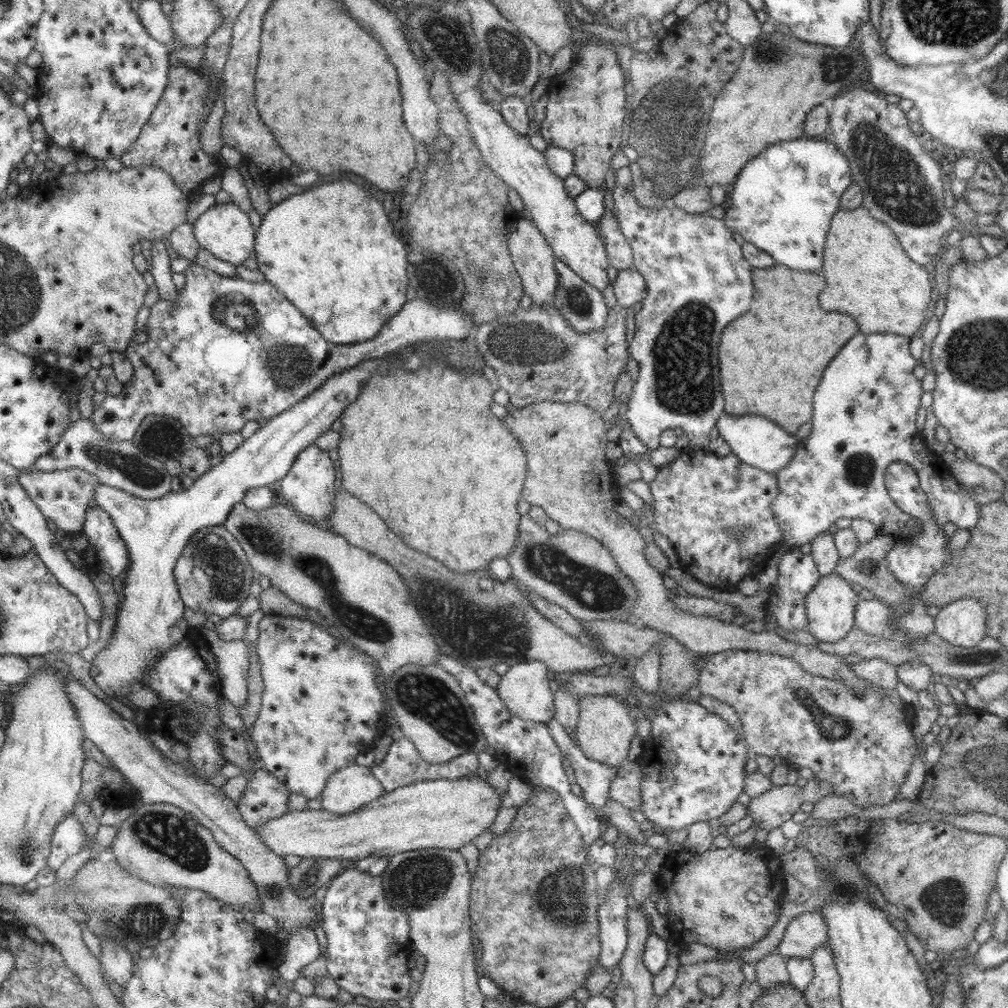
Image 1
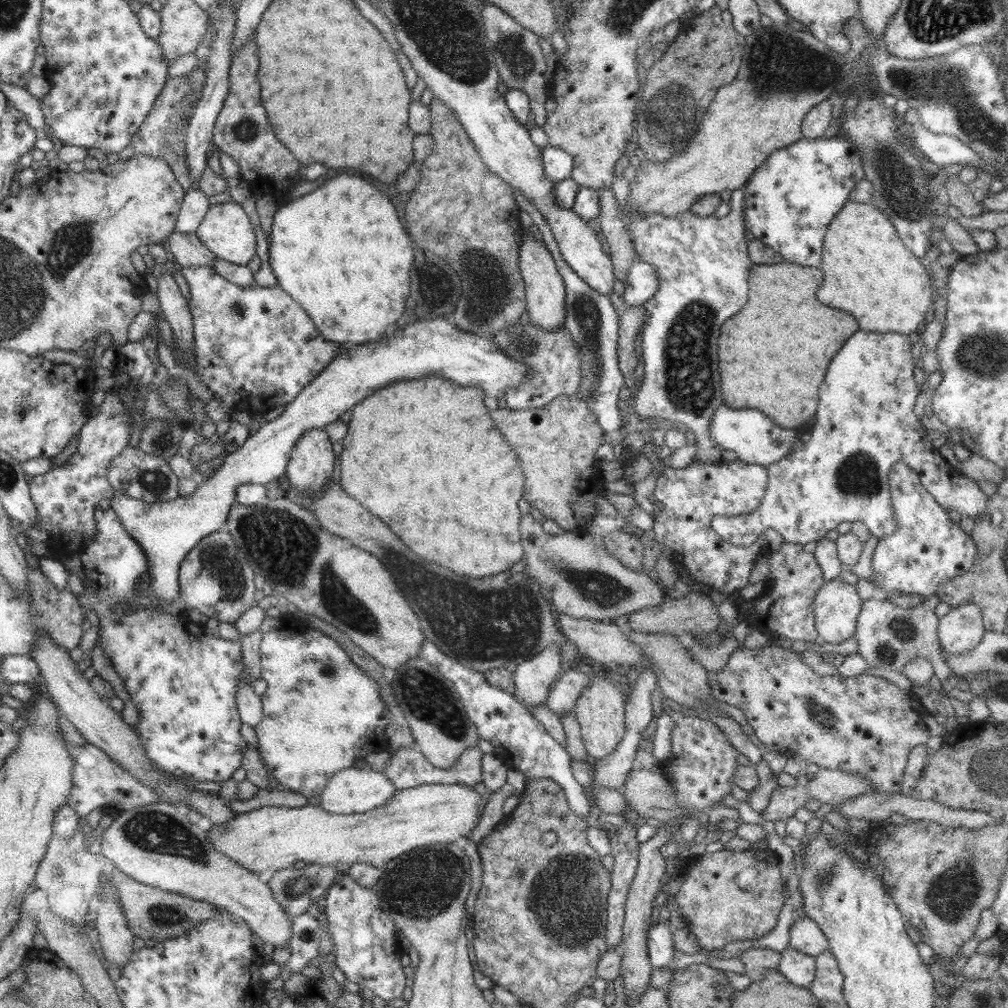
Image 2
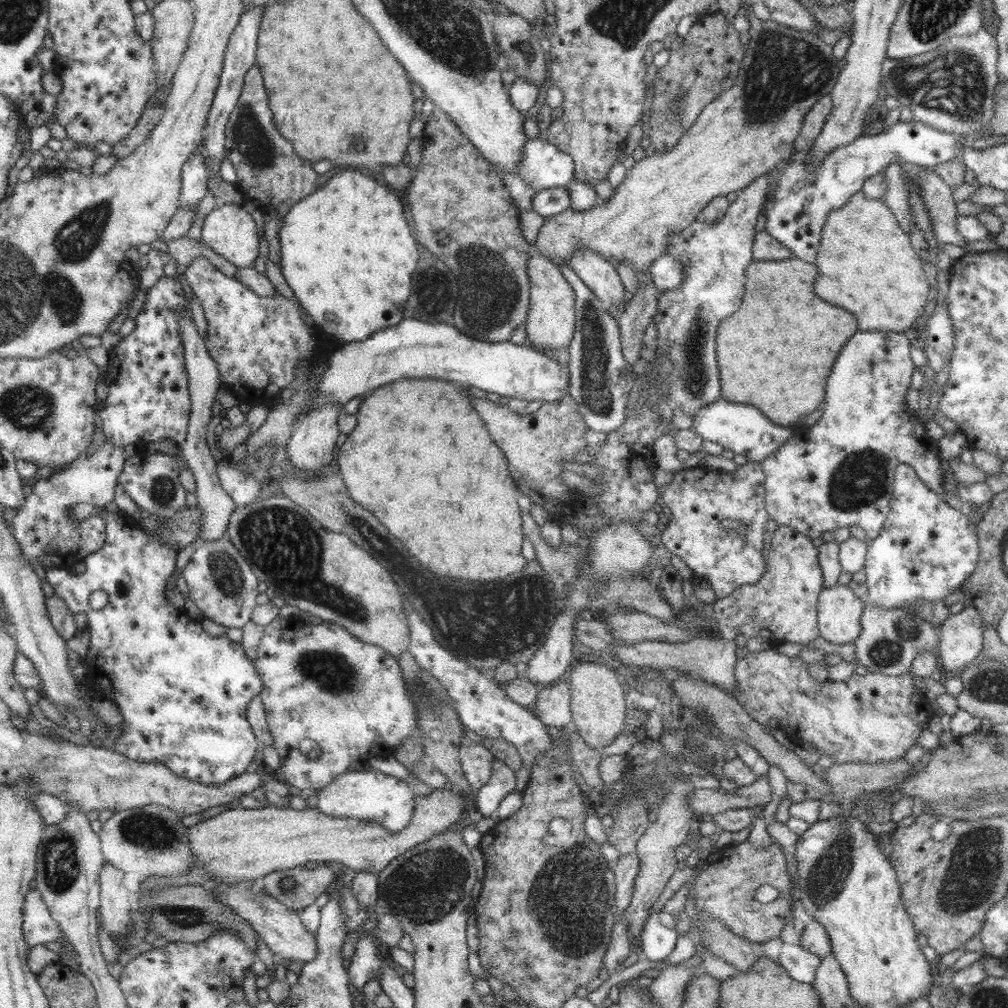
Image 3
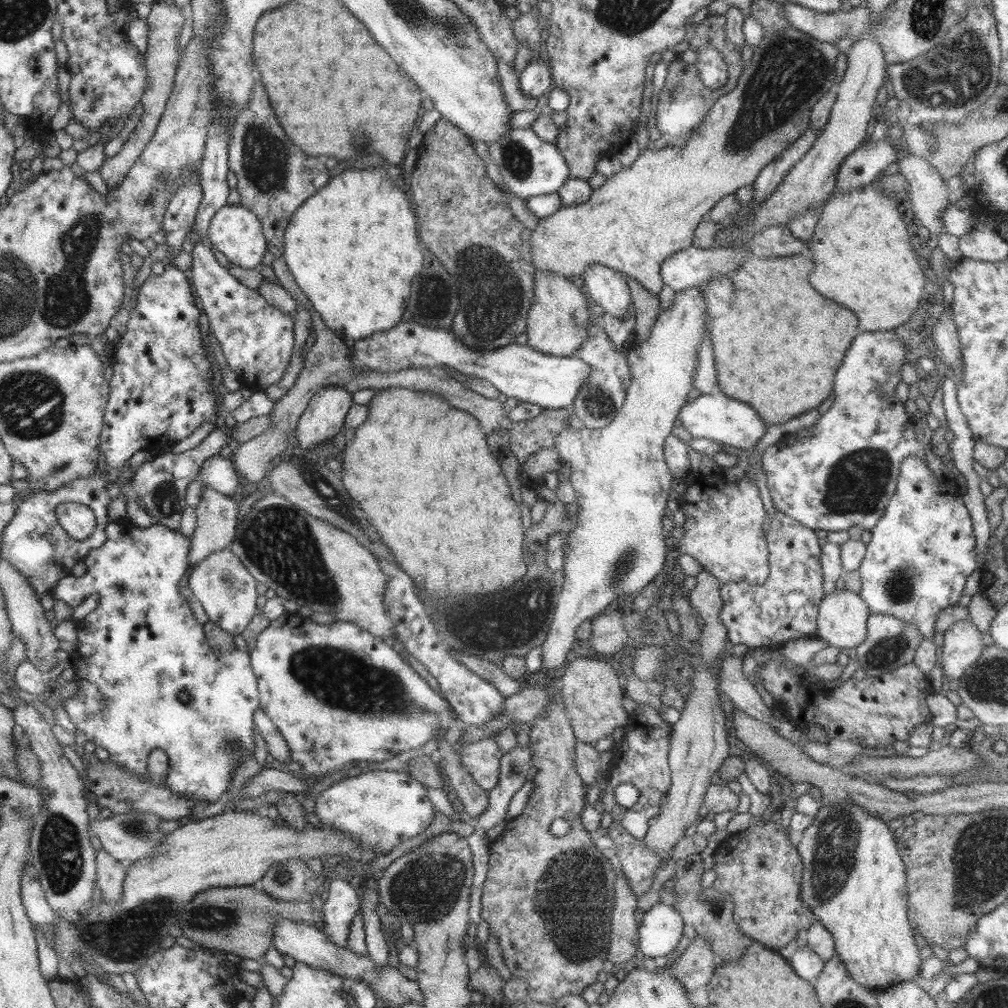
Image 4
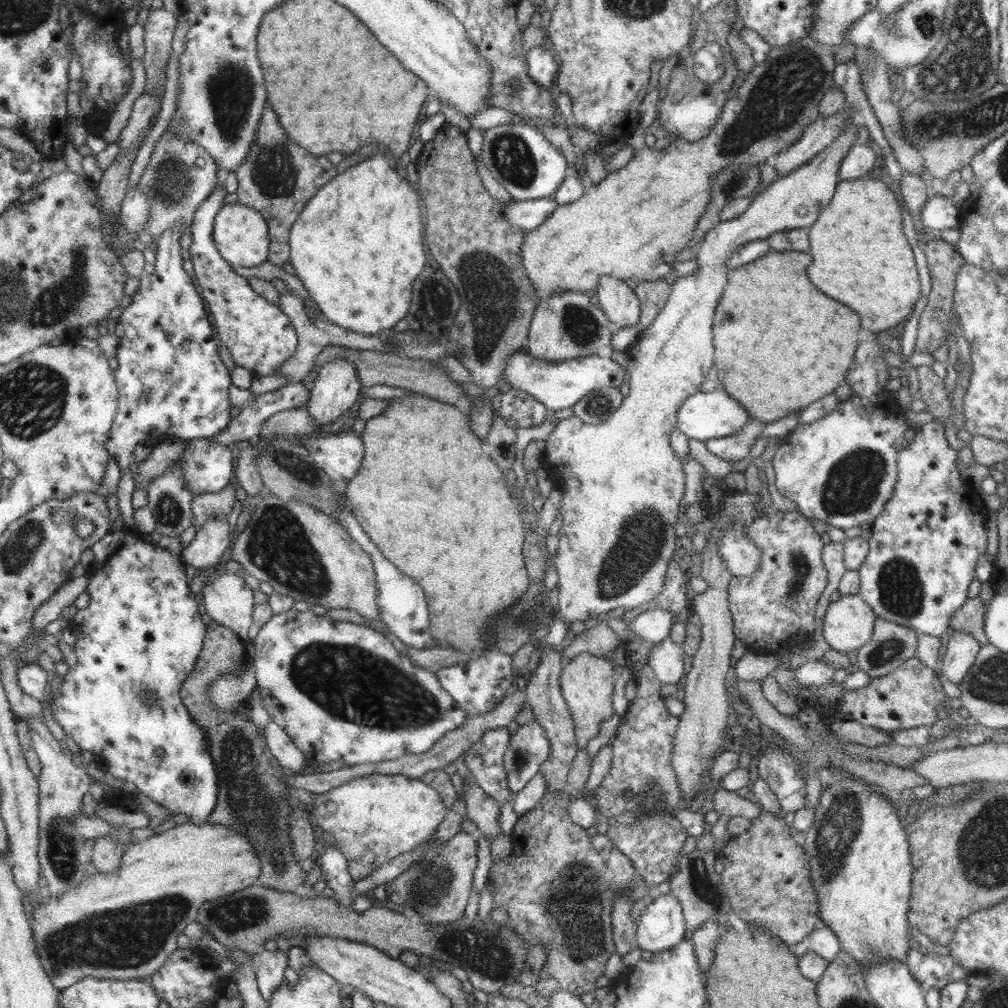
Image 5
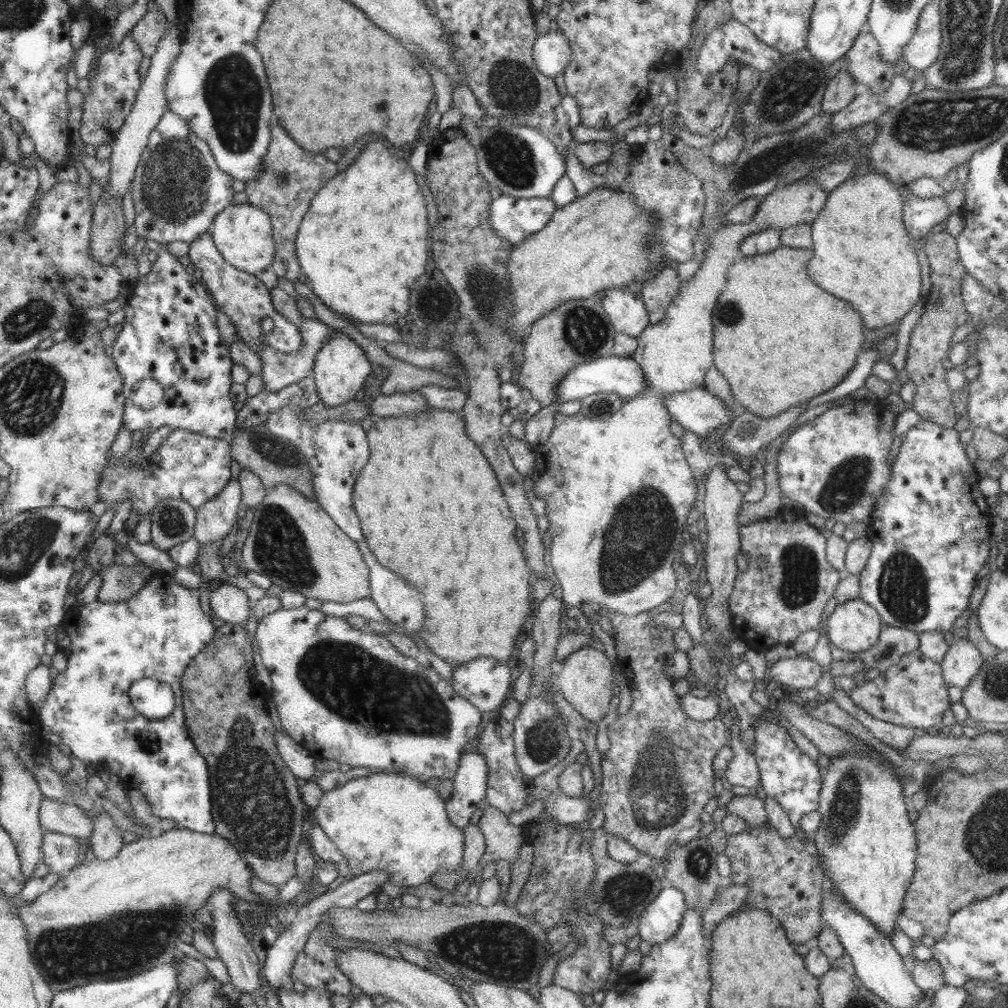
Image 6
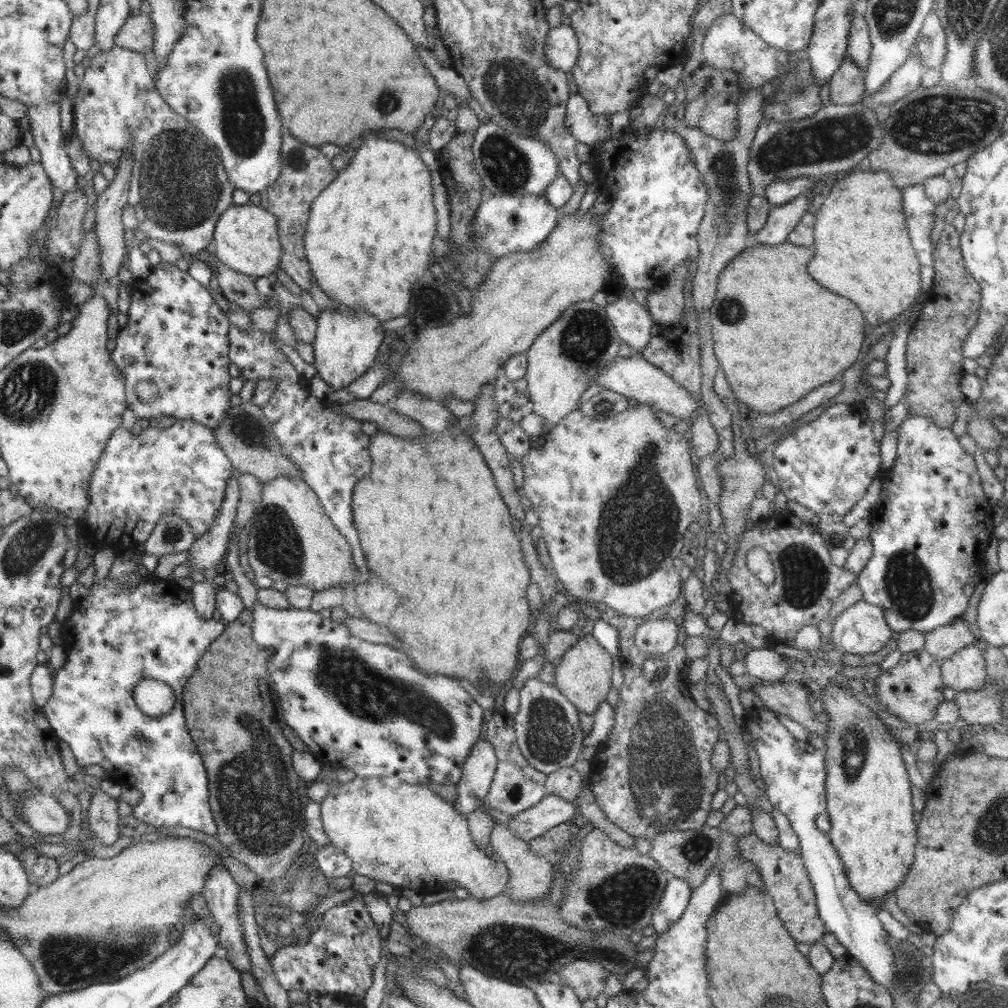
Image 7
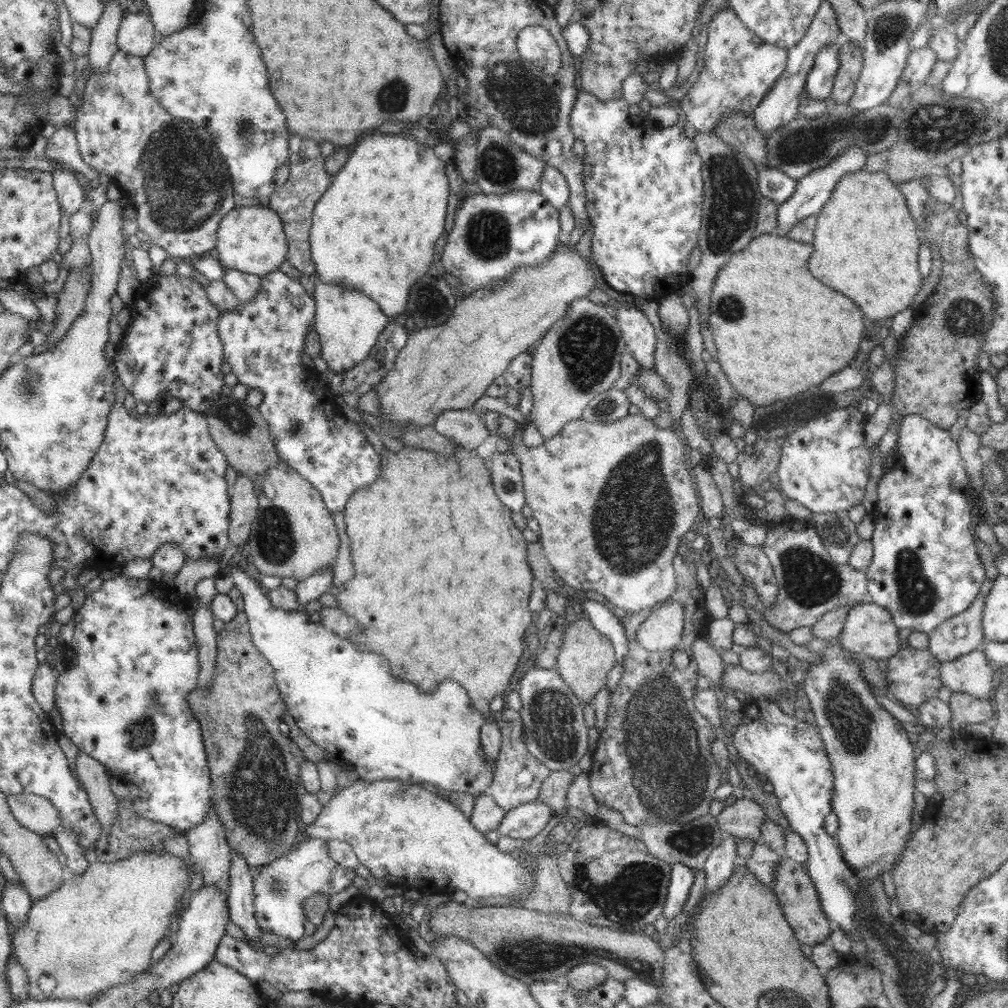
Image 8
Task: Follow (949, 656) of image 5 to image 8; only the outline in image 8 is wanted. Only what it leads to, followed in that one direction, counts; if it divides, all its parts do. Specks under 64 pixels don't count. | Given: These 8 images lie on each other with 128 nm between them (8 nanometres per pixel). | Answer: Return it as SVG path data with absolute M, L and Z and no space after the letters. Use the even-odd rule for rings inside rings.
M981 649L939 664L939 671L942 684L953 692L992 699L993 688L997 681L996 667L990 664Z

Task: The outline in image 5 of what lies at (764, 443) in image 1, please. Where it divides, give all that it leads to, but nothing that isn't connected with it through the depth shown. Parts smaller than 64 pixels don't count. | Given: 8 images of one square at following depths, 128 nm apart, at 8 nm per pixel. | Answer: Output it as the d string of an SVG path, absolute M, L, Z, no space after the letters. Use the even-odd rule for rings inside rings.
M721 387L712 392L695 392L688 396L687 400L677 410L677 428L688 438L696 440L708 440L722 436L732 436L742 430L751 419L749 412L734 400Z

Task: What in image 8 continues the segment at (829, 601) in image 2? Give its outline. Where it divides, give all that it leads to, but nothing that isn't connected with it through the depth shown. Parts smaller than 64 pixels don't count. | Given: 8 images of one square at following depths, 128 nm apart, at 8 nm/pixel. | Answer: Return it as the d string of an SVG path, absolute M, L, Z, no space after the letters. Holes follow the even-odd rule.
M866 601L849 610L844 628L842 628L838 640L840 640L842 649L846 649L846 651L888 661L901 650L902 645L898 635L899 629L894 625L890 613L886 609Z

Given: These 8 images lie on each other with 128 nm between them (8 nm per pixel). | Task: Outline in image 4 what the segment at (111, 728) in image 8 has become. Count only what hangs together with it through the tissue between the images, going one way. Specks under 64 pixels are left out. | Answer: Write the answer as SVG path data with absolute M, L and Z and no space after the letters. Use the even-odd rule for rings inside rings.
M130 520L120 521L119 523L109 521L105 528L106 542L100 548L93 548L88 552L83 560L87 566L84 576L68 576L58 580L54 590L50 593L50 600L62 600L68 607L74 609L82 601L93 594L100 596L96 610L90 612L84 619L75 621L77 628L78 644L76 652L82 656L82 670L84 674L77 674L79 691L76 697L65 699L64 705L70 721L76 726L79 734L84 734L87 742L92 742L96 747L106 748L110 754L110 761L115 762L120 768L132 774L149 777L148 760L149 754L154 749L163 750L169 758L170 769L161 783L174 791L177 795L188 797L196 806L205 807L211 802L216 802L224 792L226 793L231 785L231 776L235 767L241 763L243 754L254 753L254 714L259 709L259 690L257 687L257 678L253 673L251 659L248 653L242 652L236 648L232 652L226 652L216 656L212 648L208 645L203 631L203 625L199 624L194 618L192 610L187 600L184 599L179 590L179 582L186 574L190 566L189 550L190 538L185 537L181 532L169 529L167 526L152 524L149 527L138 528ZM189 694L189 699L184 700L182 696Z

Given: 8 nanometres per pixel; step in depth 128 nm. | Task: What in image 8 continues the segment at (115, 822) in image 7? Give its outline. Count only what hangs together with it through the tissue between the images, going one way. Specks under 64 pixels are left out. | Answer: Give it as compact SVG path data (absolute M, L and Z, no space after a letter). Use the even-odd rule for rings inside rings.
M79 752L76 760L76 777L87 792L87 799L101 827L112 826L118 818L118 797L111 791L109 771L85 752Z

